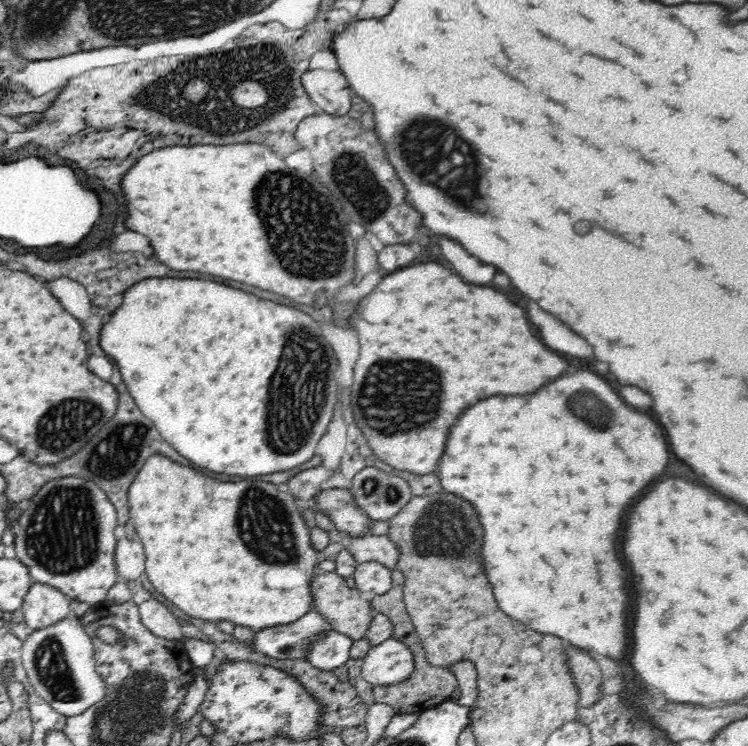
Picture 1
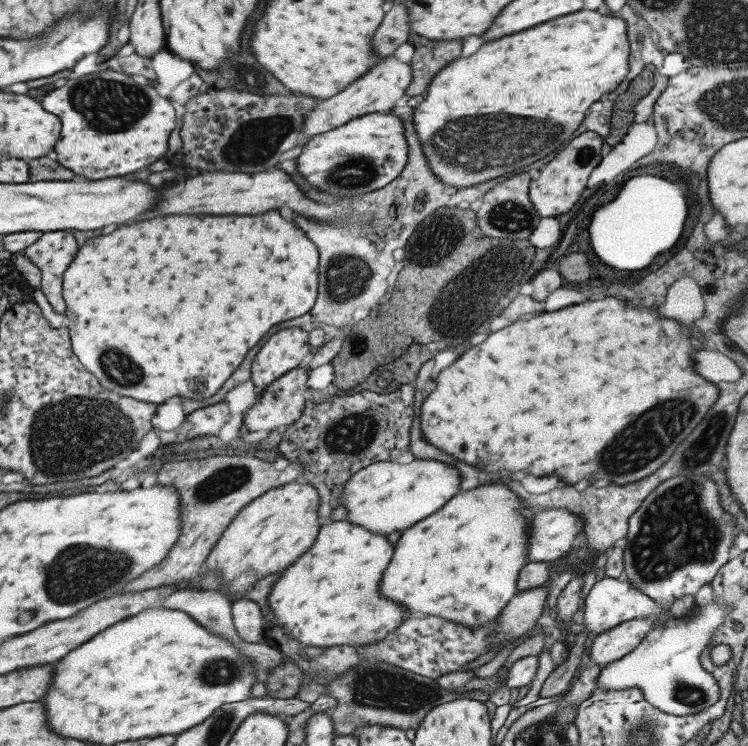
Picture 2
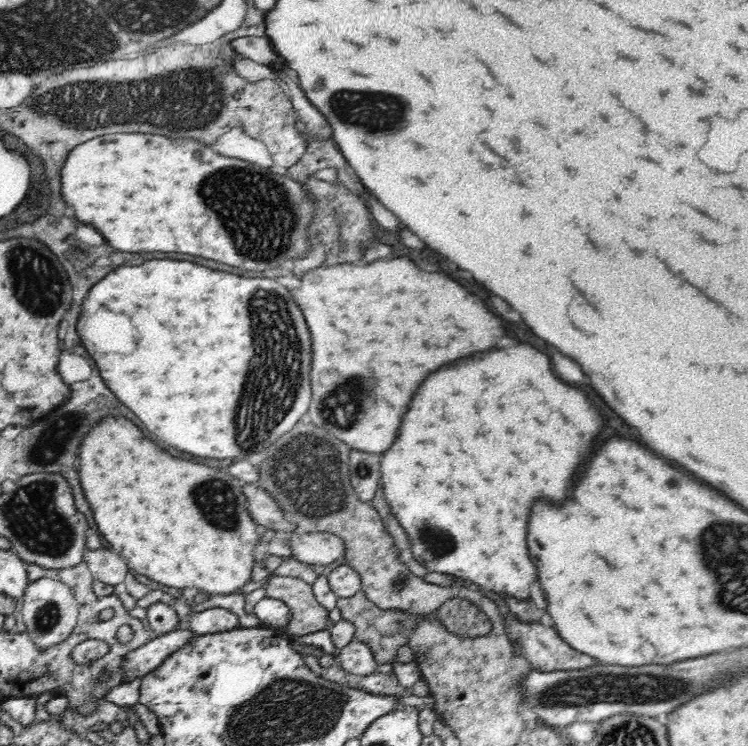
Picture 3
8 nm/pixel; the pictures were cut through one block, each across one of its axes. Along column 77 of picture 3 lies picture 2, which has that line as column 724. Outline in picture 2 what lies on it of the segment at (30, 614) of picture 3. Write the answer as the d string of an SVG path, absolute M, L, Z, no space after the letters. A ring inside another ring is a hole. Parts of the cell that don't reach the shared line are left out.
M709 583L699 587L694 594L695 615L669 616L639 642L631 652L614 662L602 666L596 679L595 689L623 691L639 688L643 699L661 713L672 716L696 714L716 704L719 686L700 664L700 655L706 651L714 633L719 628L723 614L731 607L729 602L714 598Z

